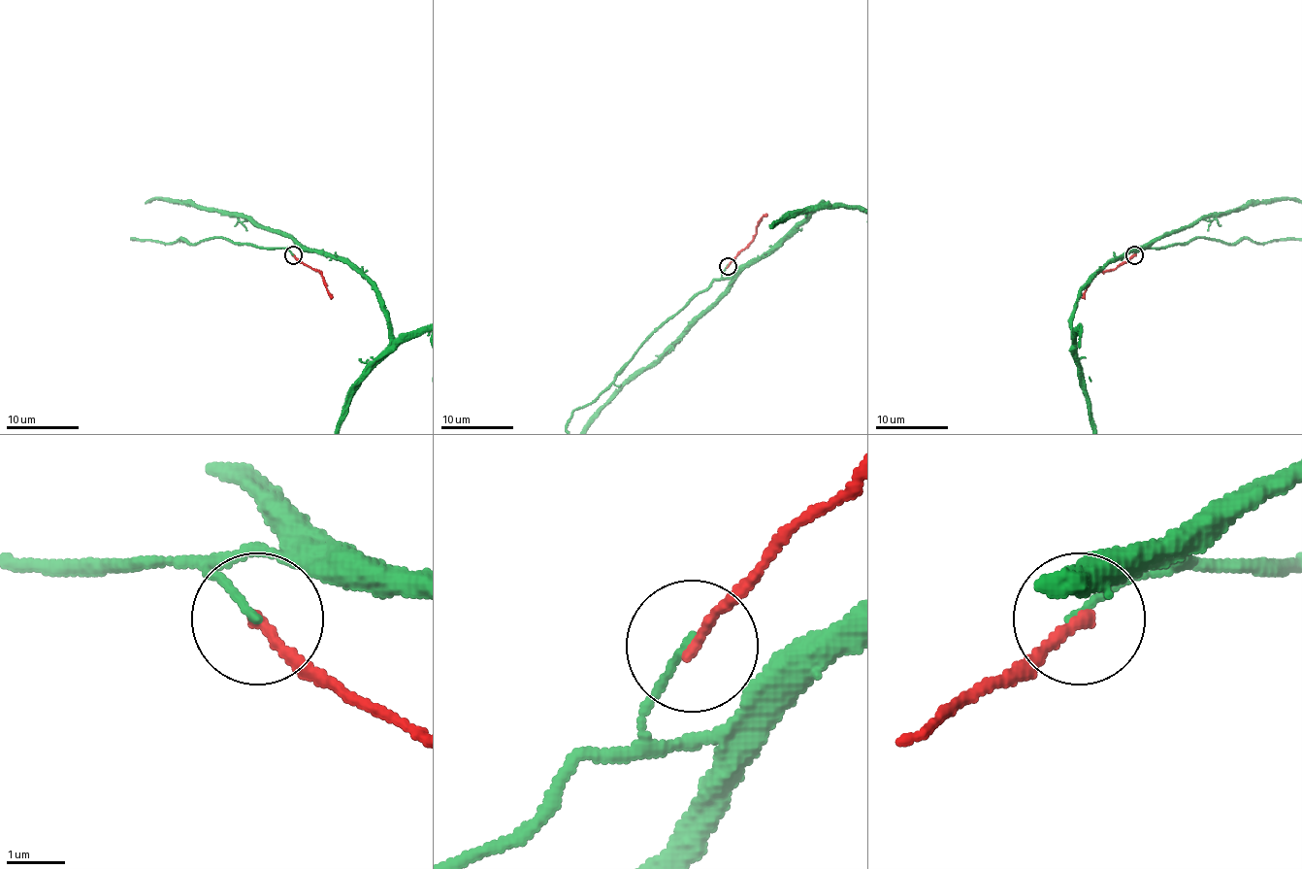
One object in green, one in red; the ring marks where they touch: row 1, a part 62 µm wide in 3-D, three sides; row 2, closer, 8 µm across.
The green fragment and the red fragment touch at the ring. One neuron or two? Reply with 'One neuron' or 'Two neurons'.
Two neurons

